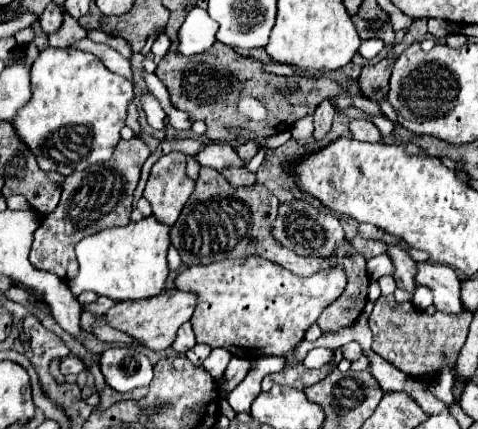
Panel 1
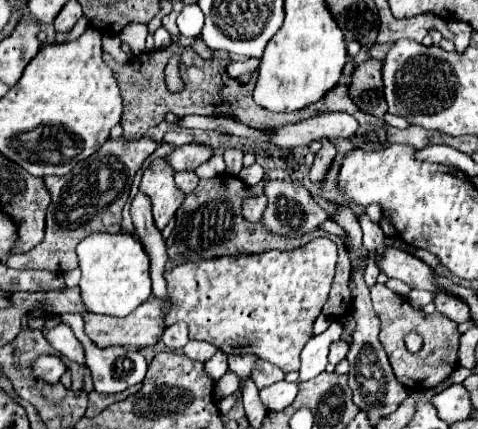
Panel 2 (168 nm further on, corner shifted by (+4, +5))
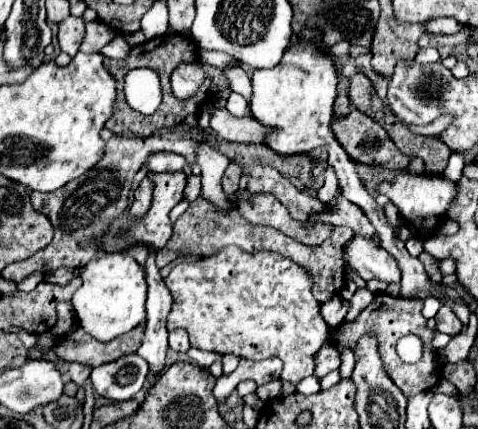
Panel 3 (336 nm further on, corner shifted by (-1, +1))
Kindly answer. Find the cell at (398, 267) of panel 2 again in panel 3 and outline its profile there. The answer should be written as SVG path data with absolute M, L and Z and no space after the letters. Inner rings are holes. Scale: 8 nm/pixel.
M353 237L353 241L347 247L345 259L349 265L359 273L361 279L379 279L385 283L399 283L401 271L397 261L385 253L373 239L365 237Z

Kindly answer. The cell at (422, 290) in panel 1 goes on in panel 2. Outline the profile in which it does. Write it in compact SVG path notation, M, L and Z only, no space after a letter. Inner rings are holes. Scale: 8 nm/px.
M414 289L410 295L408 295L408 301L414 309L422 309L424 305L432 303L434 301L434 295L430 291L422 291L422 289Z

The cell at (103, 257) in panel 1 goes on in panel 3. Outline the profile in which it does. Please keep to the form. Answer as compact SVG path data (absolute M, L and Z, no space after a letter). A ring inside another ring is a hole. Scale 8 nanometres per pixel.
M115 251L89 261L81 269L83 285L73 295L73 309L79 325L99 341L111 341L117 335L141 325L147 317L147 279L145 269L127 253Z

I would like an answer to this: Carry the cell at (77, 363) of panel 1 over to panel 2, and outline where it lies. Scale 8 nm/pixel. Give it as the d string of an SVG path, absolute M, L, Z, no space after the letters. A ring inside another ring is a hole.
M40 355L30 367L32 367L34 379L42 379L44 383L50 383L50 385L58 383L62 373L66 371L62 359L56 355Z

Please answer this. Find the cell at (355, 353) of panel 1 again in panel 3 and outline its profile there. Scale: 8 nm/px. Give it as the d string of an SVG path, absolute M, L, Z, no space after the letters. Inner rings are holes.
M325 343L319 351L317 351L317 365L315 365L315 377L325 377L327 373L335 371L341 367L341 355L337 351L337 347L333 343Z

